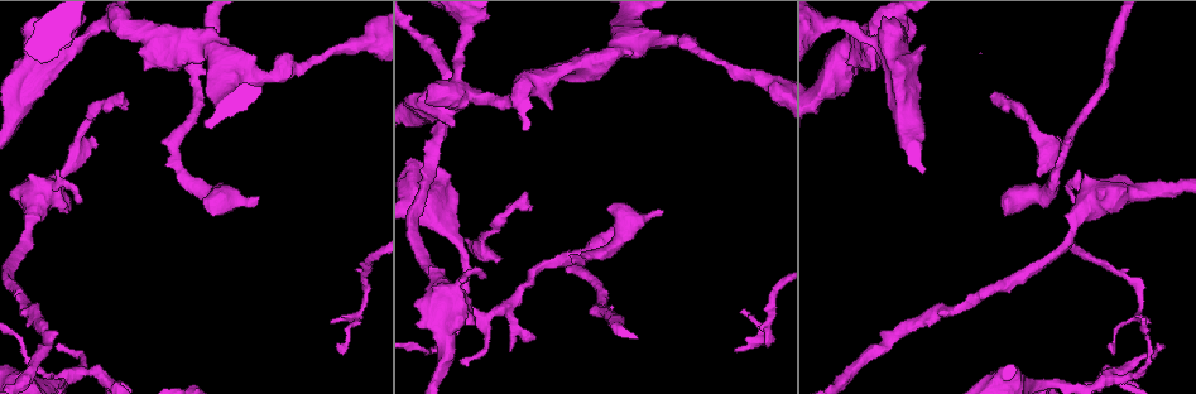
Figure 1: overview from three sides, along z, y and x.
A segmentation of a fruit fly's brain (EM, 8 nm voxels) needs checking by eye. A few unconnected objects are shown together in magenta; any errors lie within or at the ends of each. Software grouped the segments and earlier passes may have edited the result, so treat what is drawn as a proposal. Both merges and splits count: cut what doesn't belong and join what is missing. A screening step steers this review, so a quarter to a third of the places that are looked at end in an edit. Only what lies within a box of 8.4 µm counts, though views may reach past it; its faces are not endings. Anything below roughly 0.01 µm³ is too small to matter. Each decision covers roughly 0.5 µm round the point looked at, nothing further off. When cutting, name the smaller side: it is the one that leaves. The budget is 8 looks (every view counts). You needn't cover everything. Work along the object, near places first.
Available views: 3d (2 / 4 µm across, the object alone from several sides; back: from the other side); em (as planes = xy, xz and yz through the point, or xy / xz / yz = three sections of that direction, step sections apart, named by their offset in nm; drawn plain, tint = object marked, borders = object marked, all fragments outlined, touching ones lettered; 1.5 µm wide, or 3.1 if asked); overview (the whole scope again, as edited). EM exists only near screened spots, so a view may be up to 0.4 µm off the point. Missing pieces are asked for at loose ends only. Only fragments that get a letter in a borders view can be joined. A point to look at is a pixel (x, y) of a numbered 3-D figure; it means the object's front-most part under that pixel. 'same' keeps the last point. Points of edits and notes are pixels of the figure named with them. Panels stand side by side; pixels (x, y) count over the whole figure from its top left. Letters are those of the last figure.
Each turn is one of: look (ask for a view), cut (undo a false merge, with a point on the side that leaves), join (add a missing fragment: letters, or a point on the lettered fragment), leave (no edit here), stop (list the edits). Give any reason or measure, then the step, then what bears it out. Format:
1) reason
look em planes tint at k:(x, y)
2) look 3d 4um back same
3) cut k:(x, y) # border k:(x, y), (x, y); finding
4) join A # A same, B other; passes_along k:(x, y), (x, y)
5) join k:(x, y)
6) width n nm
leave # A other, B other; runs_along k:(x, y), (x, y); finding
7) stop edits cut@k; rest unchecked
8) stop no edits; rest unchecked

thin end
look em 3.1um xy step 8 borders at 1:(62, 345)

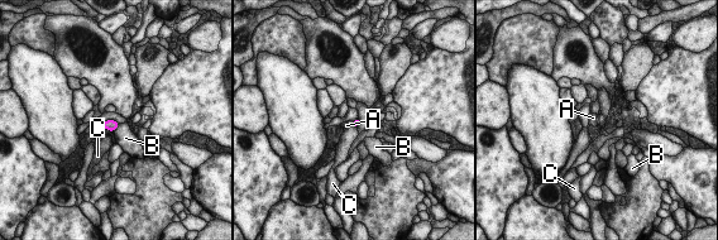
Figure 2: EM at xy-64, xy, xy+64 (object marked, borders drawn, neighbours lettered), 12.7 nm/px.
longest_contact B 130 nm
leave # A other, B other, C other; no lettered fragment goes on from it

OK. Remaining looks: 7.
free end
look 3d 2um back at 1:(849, 65)

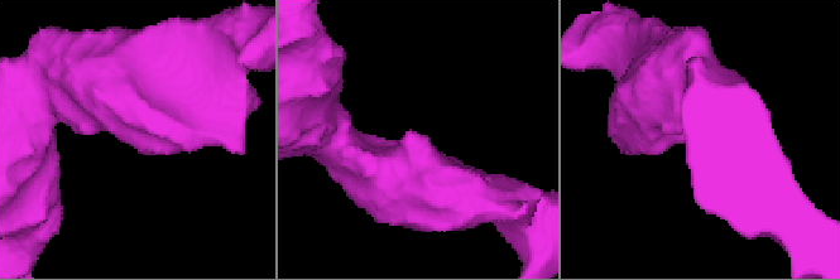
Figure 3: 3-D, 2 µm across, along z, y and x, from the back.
shape alone is not enough
look em planes borders at 3:(137, 135)

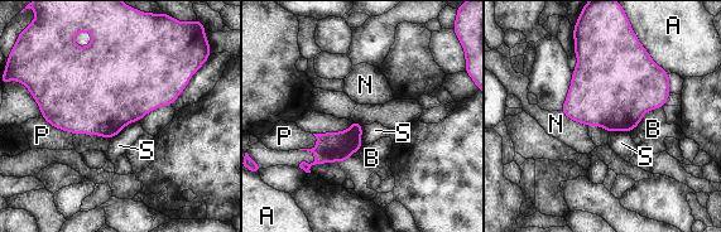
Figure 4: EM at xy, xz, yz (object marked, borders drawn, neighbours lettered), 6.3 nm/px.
leave # A other, B other, N other, P other, S other; border 4:(139, 120), (128, 122), (111, 139); none of them fits

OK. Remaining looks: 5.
end of a long branch
look em yz step 8 tint at 1:(121, 97)

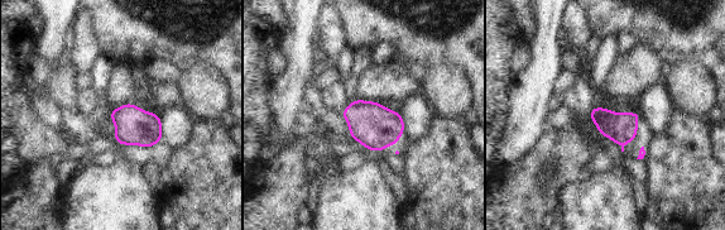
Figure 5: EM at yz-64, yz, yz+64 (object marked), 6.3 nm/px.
cut it another way
look em planes borders same

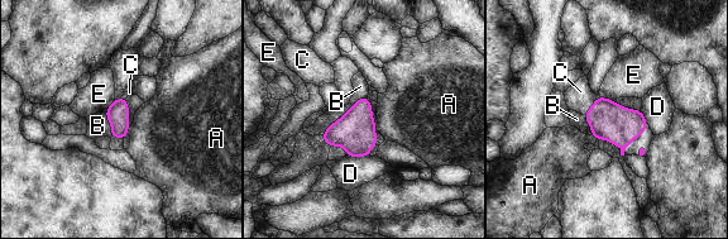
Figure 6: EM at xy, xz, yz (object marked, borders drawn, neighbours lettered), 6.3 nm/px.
width 140 nm
join C # A other, B other, C same, D other, E other; passes_along 6:(608, 120), (592, 105), (579, 98); it goes on there

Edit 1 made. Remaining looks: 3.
stop edits join@6; rest unchecked

